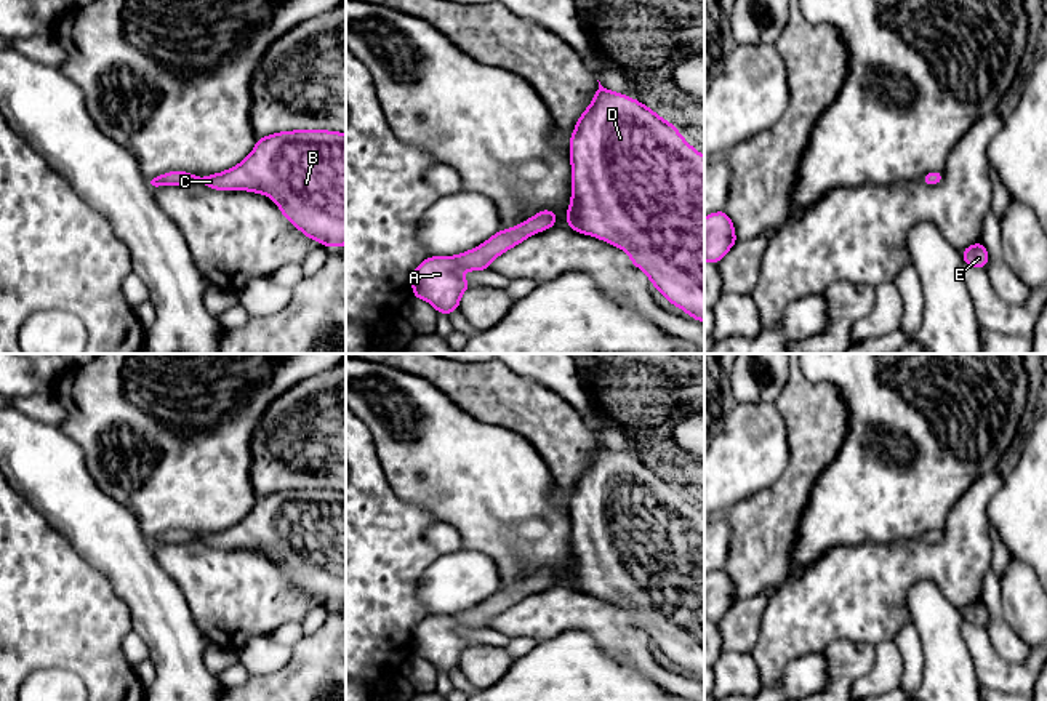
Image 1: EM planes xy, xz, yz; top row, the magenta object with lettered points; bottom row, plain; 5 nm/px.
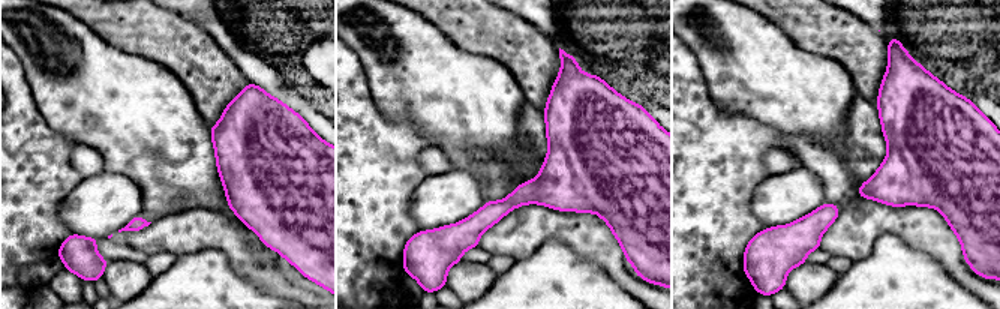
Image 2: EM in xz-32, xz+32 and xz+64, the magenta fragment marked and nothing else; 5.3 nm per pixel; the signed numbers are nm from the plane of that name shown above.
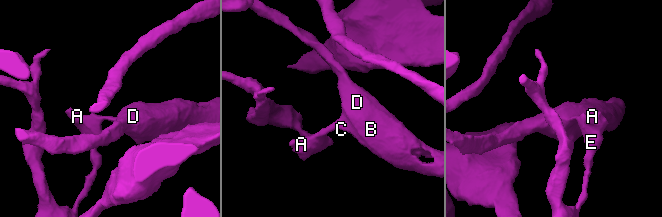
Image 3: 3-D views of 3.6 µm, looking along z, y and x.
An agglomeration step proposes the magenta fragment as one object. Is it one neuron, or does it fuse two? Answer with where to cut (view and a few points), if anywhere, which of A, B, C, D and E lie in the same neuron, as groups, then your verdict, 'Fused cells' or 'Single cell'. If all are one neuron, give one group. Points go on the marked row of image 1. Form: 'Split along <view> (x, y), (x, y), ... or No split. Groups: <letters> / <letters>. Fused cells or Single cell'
Split along xz (530, 218), (537, 231). Groups: A E / B C D. Fused cells

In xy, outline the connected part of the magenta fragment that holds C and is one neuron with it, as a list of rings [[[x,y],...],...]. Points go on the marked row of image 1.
[[[346,133],[269,134],[258,139],[245,160],[223,173],[202,178],[176,171],[176,186],[191,182],[267,195],[311,240],[331,248],[346,245]]]

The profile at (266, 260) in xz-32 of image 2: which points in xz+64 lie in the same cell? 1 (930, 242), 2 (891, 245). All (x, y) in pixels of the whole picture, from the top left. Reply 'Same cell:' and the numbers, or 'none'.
Same cell: 1

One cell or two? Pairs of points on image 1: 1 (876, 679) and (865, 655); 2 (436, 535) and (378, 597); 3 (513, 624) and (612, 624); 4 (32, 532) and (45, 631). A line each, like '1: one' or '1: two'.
1: two
2: two
3: one
4: one

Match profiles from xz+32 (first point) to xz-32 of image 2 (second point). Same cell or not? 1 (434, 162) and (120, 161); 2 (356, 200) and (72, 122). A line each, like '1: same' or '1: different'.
1: different
2: different

